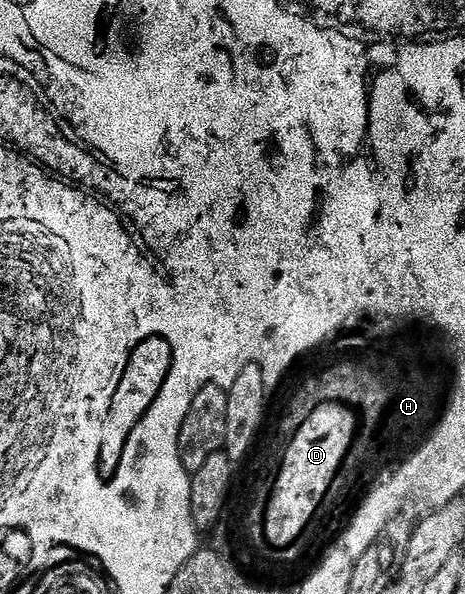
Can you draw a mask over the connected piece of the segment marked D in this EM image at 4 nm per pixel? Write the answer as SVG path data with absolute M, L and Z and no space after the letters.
M337 406L318 408L315 414L305 422L300 436L293 443L293 450L285 462L285 474L277 482L277 498L273 498L273 510L269 510L269 538L273 542L290 542L293 534L301 530L301 526L309 523L309 514L313 514L317 502L321 502L321 494L325 494L325 486L331 485L333 470L337 470L337 462L341 462L341 454L345 454L345 446L349 446L349 434L353 434L353 418L345 414L345 409Z

